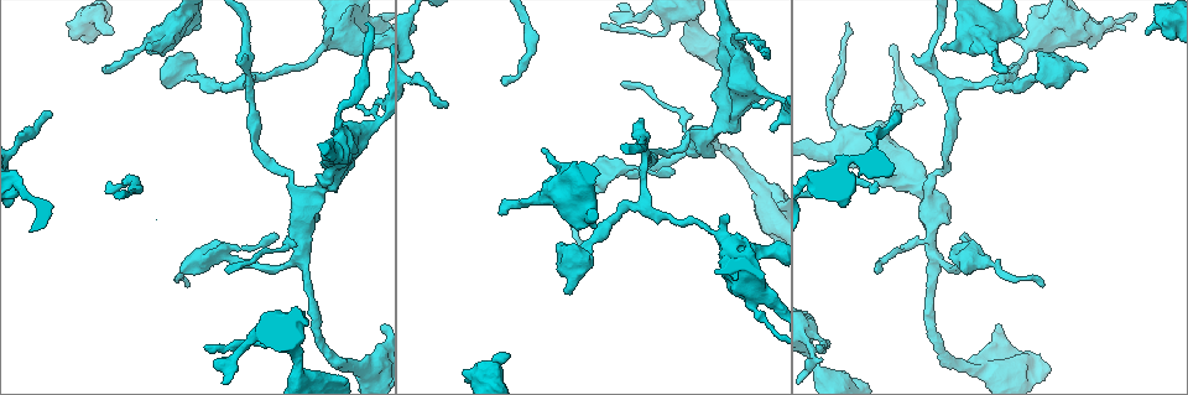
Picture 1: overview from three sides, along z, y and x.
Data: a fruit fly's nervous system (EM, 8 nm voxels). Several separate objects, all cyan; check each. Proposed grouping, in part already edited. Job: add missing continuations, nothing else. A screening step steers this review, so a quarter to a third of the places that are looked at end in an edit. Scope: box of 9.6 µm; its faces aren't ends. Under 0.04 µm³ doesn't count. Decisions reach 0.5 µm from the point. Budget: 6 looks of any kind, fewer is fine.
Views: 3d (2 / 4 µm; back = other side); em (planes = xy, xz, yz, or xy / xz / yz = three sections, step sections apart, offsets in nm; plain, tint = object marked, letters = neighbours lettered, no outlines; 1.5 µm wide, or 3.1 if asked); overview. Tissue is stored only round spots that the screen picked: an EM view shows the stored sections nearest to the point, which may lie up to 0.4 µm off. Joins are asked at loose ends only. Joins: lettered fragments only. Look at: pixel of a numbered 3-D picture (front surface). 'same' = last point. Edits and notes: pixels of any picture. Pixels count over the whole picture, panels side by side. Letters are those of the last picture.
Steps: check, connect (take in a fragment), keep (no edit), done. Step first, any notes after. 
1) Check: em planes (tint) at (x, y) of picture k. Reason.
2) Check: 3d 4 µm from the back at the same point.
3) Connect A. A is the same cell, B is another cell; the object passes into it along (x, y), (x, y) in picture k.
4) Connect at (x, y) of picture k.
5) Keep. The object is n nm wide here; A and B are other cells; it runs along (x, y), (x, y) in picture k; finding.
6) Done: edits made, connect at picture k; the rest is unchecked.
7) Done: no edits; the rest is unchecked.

Check: em xz step 8 (tint) at (102, 71) of picture 1.

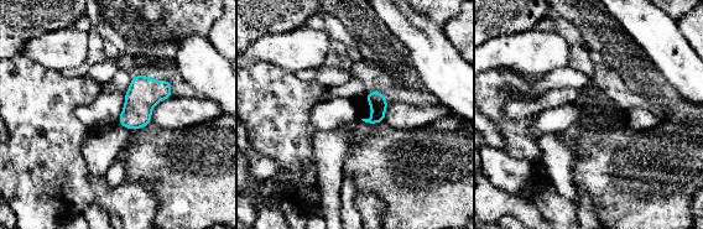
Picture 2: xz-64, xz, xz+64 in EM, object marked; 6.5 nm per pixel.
Check: em planes (letters) at the same point.

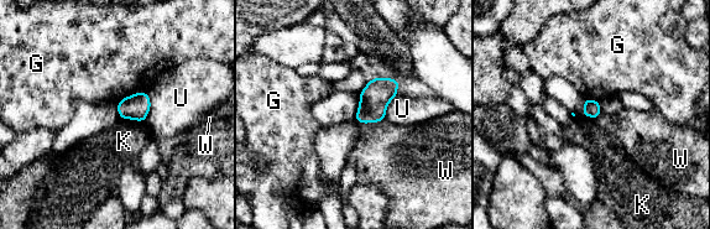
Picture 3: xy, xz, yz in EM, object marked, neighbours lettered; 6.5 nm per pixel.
Keep. G, K, U and W are other cells; a border runs along (120, 118), (144, 123) in picture 3; none of them fits.

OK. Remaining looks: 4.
Check: 3d 2 µm at (566, 294) of picture 1. An open end.

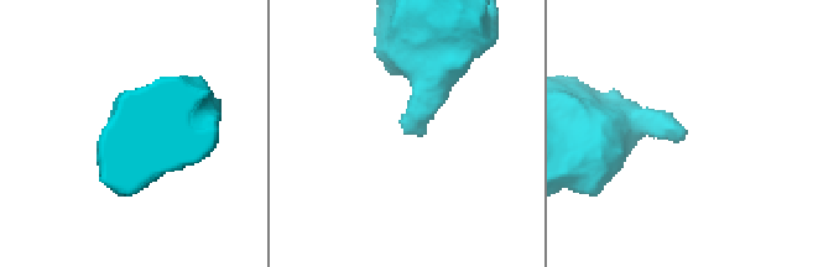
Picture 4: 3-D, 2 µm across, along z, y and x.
Check: em planes (plain) at (679, 138) of picture 4.

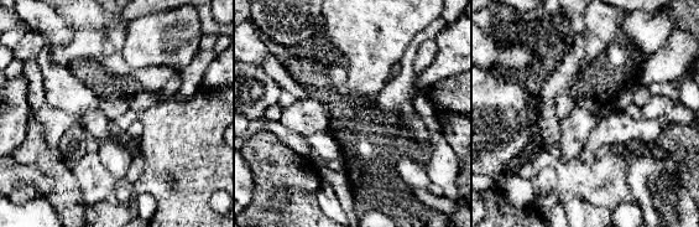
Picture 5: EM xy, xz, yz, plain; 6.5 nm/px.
Check: em planes (letters) at the same point. See the neighbours.

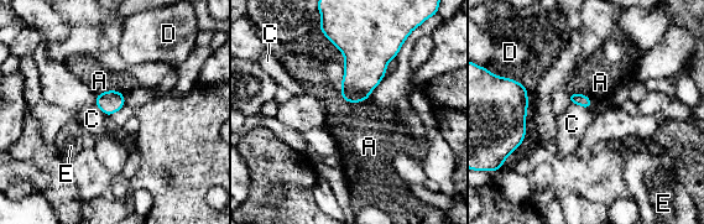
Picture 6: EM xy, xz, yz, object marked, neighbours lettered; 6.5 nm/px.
Keep. A, C, D and E are other cells; a border runs along (569, 102), (589, 110) in picture 6; no lettered fragment goes on from it.

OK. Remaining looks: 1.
Check: em xy step 4 (letters) at (112, 32) of picture 1. Thick end.

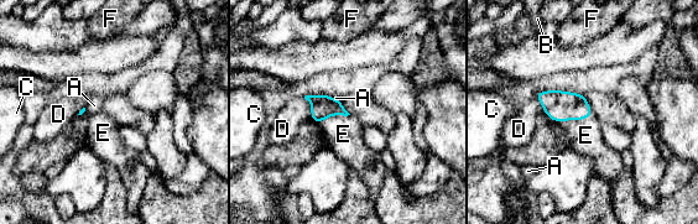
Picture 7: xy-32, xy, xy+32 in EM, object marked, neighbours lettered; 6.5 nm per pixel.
Connect E. The longest contact is with E, 220 nm; E is the same cell, A, B, C, D and F are other cells; the cell continues.

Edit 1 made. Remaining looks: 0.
Done: edits made, connect at picture 7; the rest is unchecked.

